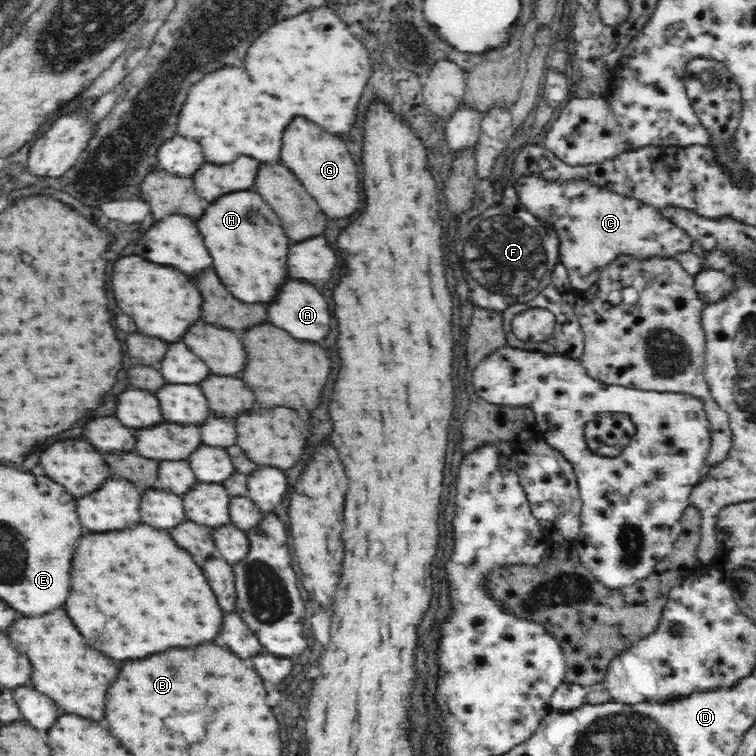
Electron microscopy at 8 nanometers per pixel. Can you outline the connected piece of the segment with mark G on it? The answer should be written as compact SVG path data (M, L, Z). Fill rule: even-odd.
M294 118L284 134L282 162L290 166L290 170L294 170L298 180L318 200L322 212L328 218L348 218L362 206L356 162L350 156L346 142L342 142L334 134L324 132L318 124L308 122L306 118Z

